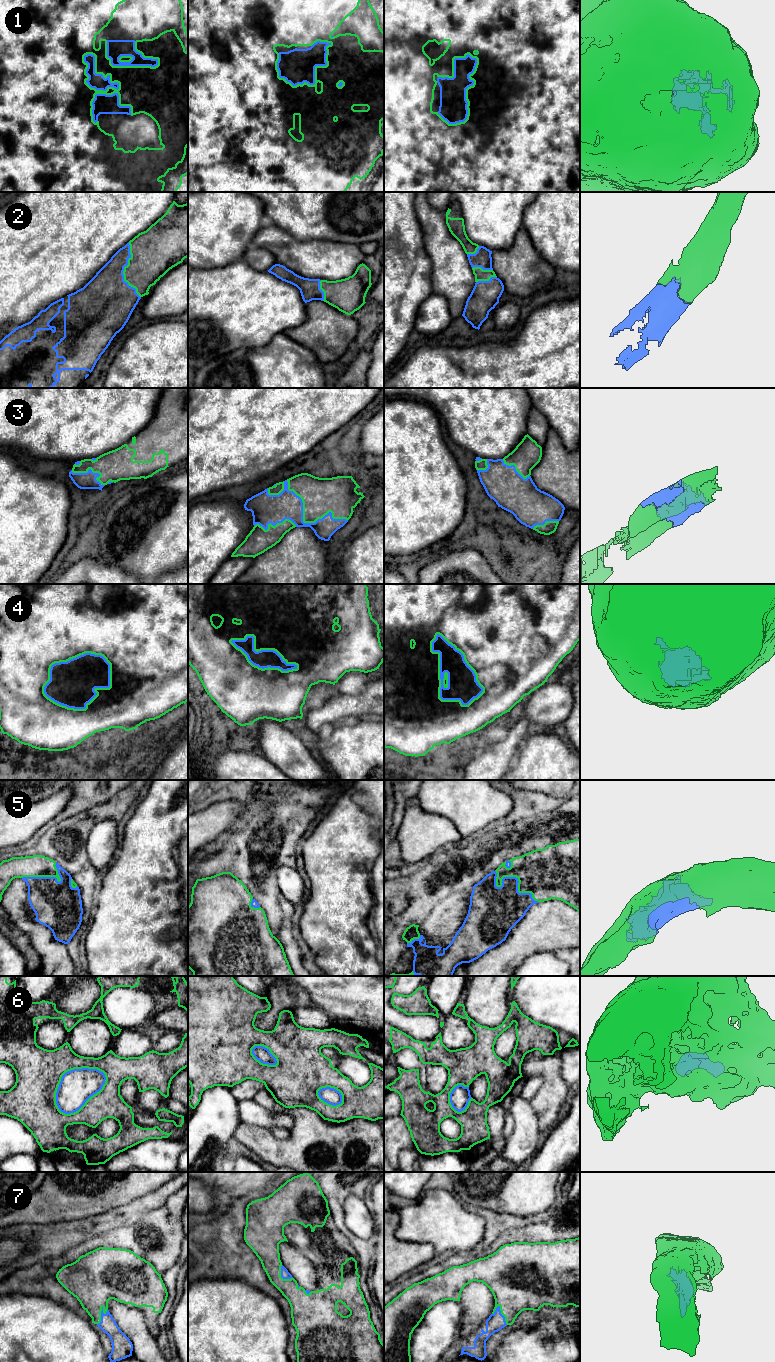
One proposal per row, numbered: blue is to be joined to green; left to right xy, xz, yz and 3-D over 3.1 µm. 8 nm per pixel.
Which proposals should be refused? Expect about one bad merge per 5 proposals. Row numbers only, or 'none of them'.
6

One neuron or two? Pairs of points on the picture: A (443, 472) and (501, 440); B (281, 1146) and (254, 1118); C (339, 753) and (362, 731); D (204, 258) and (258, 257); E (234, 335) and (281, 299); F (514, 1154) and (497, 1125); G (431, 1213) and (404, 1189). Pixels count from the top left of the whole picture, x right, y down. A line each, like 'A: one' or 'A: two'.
A: two
B: two
C: one
D: two
E: one
F: two
G: two

